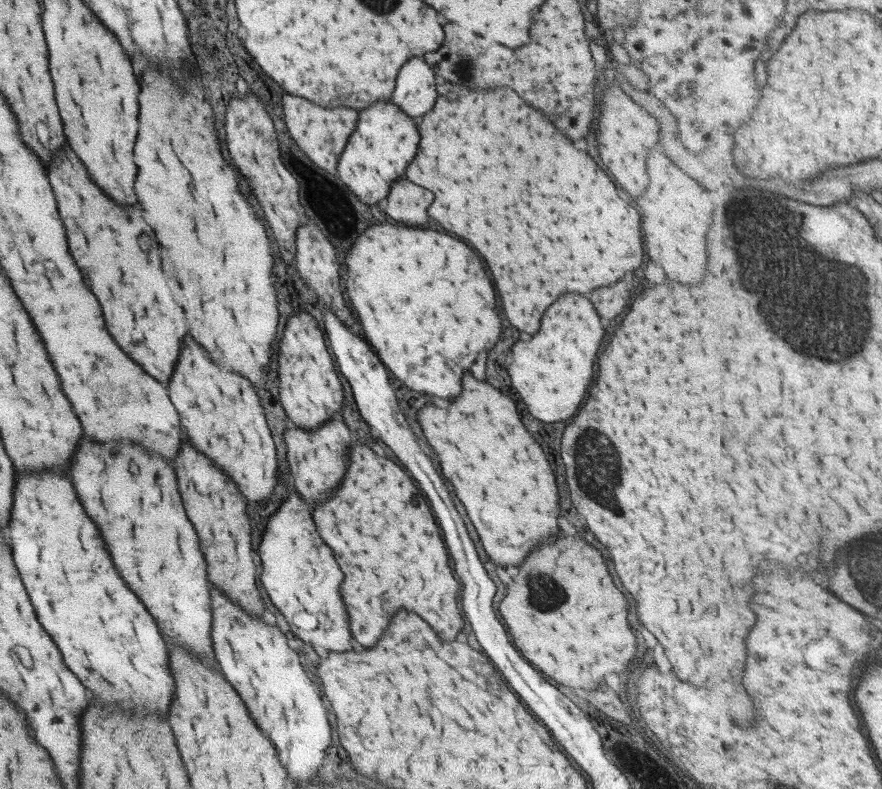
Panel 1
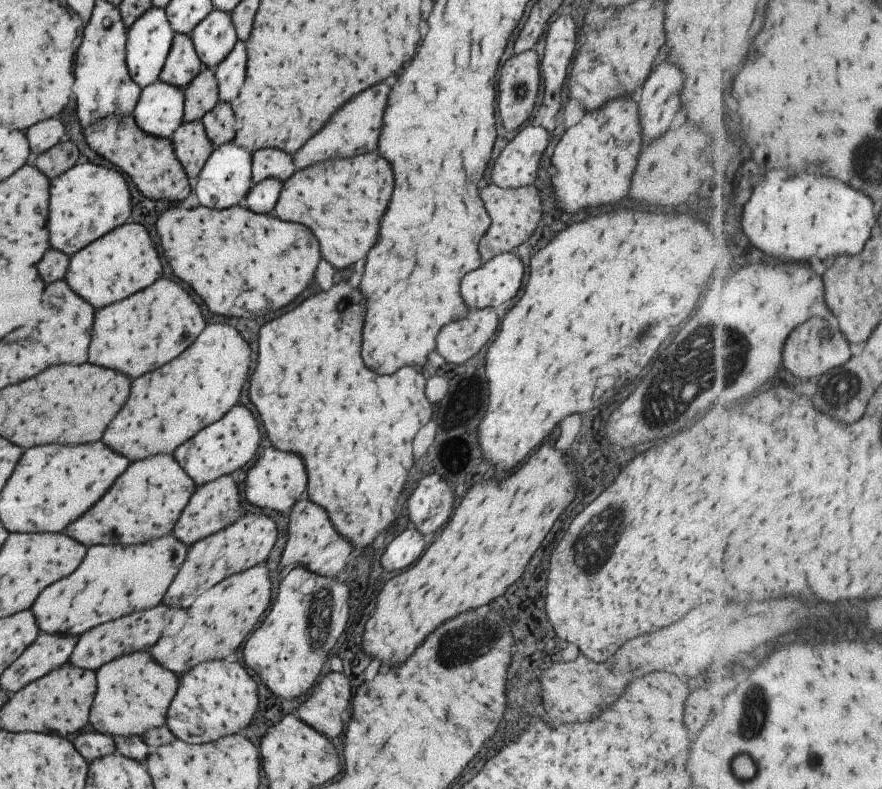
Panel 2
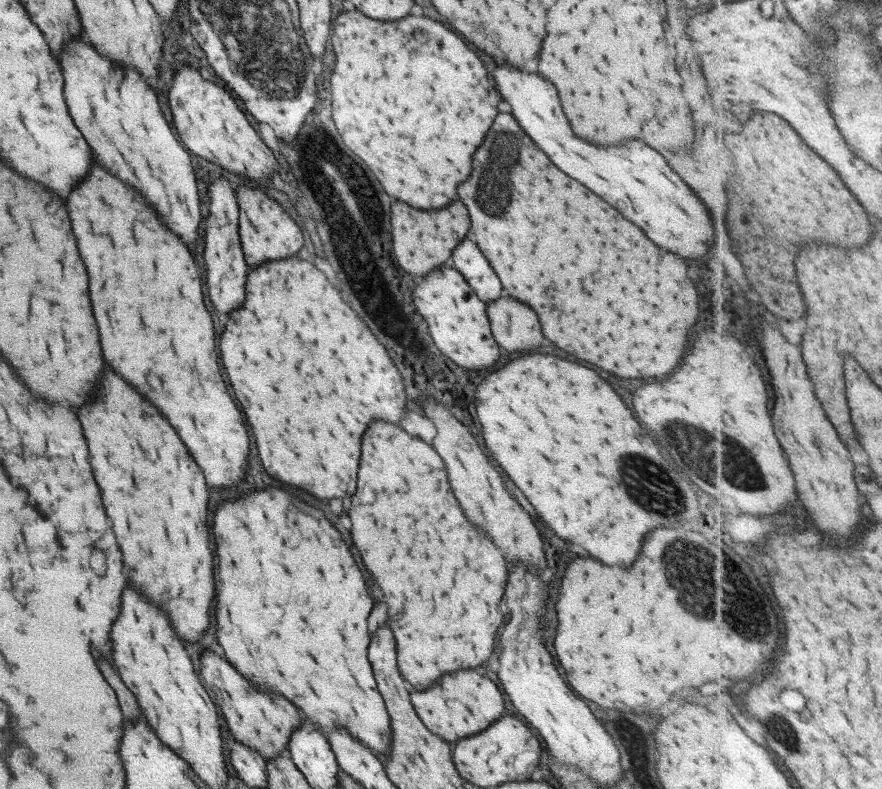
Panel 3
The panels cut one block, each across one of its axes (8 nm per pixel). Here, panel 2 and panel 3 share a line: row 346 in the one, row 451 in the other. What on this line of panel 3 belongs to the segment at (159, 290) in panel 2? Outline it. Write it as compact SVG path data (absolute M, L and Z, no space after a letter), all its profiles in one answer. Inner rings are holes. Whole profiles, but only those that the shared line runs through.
M109 368L101 374L103 382L95 402L83 406L77 412L77 418L83 428L83 436L89 448L91 472L99 486L105 516L110 521L110 528L117 530L115 540L121 548L123 564L131 566L133 588L143 596L149 596L153 604L167 612L175 634L189 644L195 644L209 624L209 604L215 594L215 584L211 578L211 550L209 550L209 530L207 530L207 488L201 476L201 470L195 466L185 446L177 438L175 430L161 418L161 414L151 408L139 394L135 394L117 374Z

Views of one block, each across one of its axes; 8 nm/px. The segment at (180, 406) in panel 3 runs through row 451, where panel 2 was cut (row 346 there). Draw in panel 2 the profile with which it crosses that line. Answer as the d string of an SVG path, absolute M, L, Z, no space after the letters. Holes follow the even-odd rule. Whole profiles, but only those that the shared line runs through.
M207 324L201 330L201 334L195 338L195 342L189 348L185 348L175 360L171 360L171 362L163 364L161 368L147 372L131 382L129 398L121 406L121 410L115 414L115 418L107 424L101 442L107 444L113 452L127 456L129 462L143 460L145 456L153 456L157 452L172 454L185 438L193 436L195 430L209 426L209 422L213 424L213 420L221 418L237 402L237 396L247 378L249 356L251 356L249 346L237 334L235 328L225 326L225 324Z

